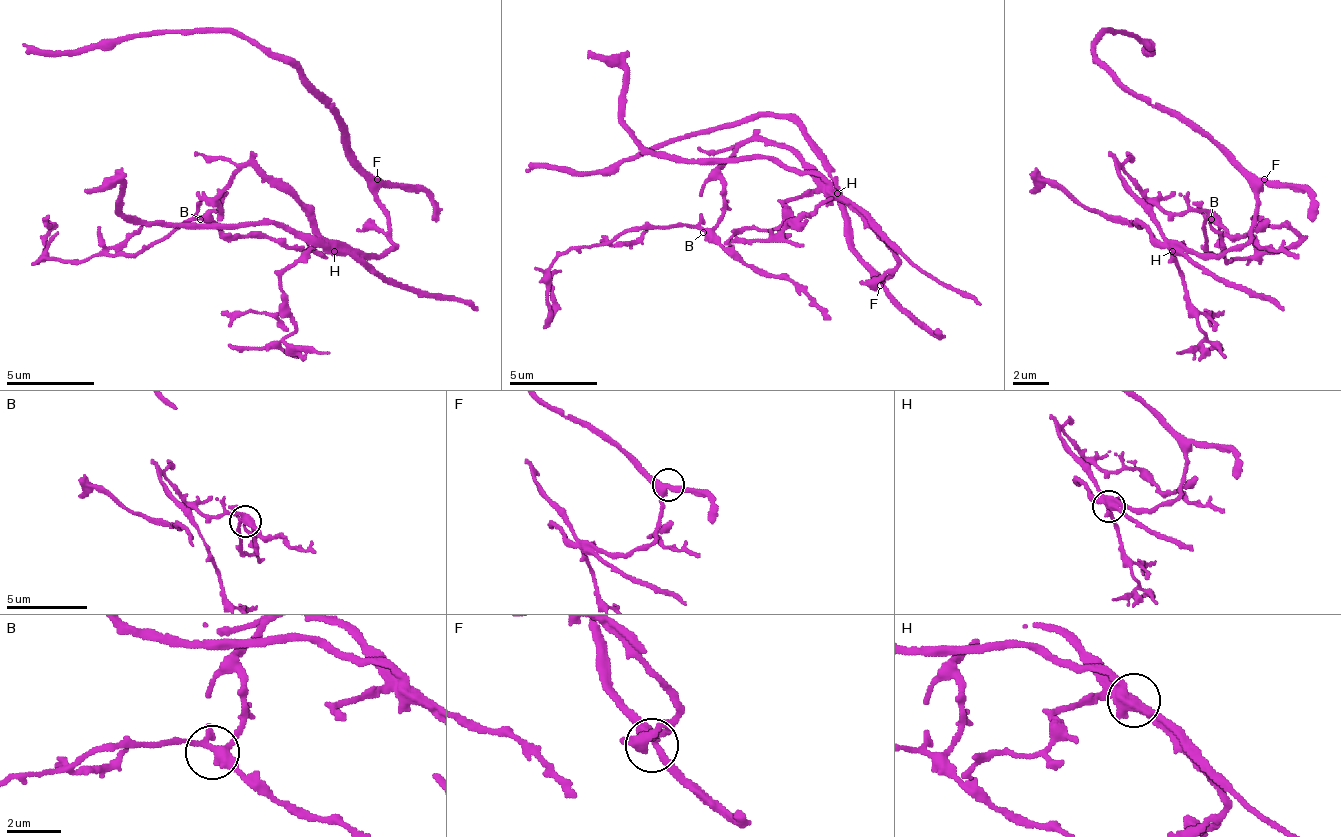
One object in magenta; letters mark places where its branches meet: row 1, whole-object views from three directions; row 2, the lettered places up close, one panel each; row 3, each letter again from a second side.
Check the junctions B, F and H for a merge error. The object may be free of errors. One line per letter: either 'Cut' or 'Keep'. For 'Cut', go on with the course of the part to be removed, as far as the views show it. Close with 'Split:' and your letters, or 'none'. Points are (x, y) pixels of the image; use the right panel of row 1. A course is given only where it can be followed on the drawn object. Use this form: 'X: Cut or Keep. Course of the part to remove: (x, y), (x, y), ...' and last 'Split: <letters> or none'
B: Keep
F: Keep
H: Cut. Course of the part to remove: (1171, 250), (1136, 223), (1101, 210), (1083, 210), (1048, 183), (1030, 192)
Split: H

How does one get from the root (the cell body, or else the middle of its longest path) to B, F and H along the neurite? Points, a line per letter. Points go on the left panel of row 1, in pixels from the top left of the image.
B: (377, 254), (337, 250), (284, 188), (267, 183), (249, 166), (222, 192), (218, 214), (214, 210), (200, 219)
F: (377, 254), (395, 245), (386, 236), (386, 219), (377, 197), (377, 179)
H: (377, 254), (337, 254), (333, 250)

